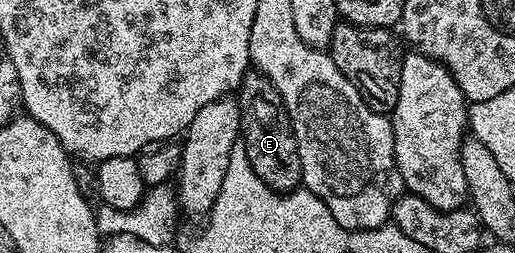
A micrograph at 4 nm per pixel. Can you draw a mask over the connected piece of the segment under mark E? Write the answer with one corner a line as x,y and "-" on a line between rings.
256,72
246,73
235,94
241,107
241,136
247,152
247,160
251,160
253,171
278,194
287,194
302,185
301,161
299,160
299,144
295,140
293,125
289,119
287,108
271,80

